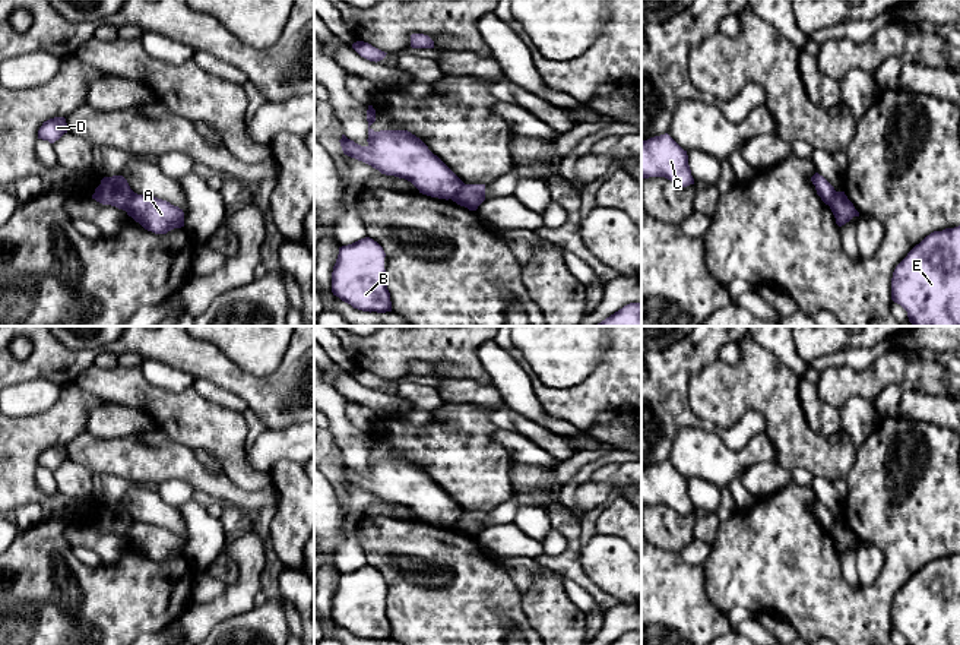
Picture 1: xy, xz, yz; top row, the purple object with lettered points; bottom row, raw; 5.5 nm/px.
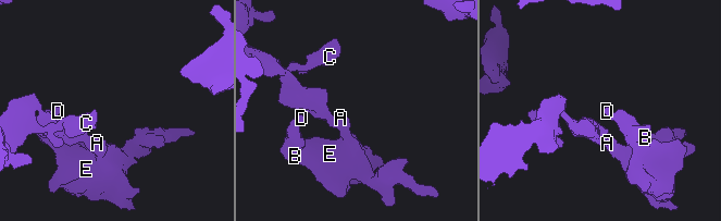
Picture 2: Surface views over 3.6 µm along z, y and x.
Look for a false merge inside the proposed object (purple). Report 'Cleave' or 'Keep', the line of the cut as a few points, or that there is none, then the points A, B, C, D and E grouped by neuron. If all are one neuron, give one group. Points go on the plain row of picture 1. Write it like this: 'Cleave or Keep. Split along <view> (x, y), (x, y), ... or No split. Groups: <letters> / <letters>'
Cleave. Split along xy (136, 521), (124, 537). Groups: A B D E / C

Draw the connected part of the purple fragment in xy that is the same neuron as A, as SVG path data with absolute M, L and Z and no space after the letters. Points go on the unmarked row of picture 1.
M151 522L132 524L126 540L145 557L155 562L167 562L184 554L183 537Z

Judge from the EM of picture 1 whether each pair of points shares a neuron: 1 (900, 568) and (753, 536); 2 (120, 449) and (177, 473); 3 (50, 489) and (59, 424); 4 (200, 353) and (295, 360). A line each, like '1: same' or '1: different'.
1: same
2: same
3: different
4: same

